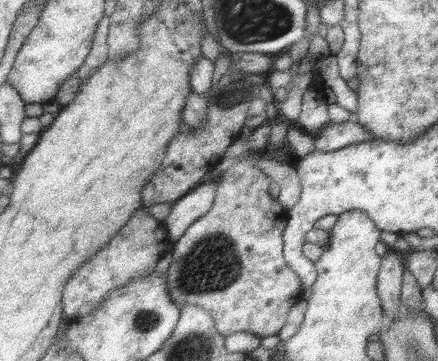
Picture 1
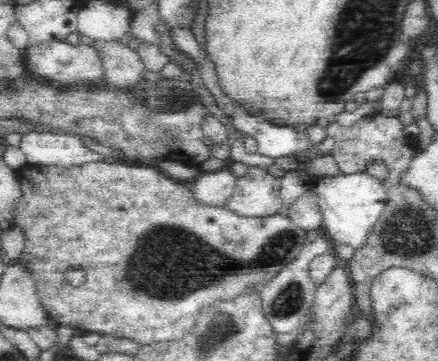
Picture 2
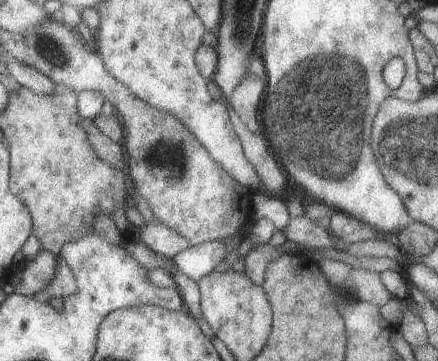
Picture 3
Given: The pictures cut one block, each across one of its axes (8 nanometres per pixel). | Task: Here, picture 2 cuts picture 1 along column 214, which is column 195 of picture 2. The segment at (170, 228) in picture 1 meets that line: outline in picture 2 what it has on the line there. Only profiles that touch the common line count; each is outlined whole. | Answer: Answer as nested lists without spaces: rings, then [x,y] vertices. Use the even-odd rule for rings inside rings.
[[[226,166],[216,172],[202,172],[190,184],[190,190],[198,204],[220,208],[228,202],[228,198],[236,190],[236,182],[238,182],[238,178],[232,174],[230,166]]]

